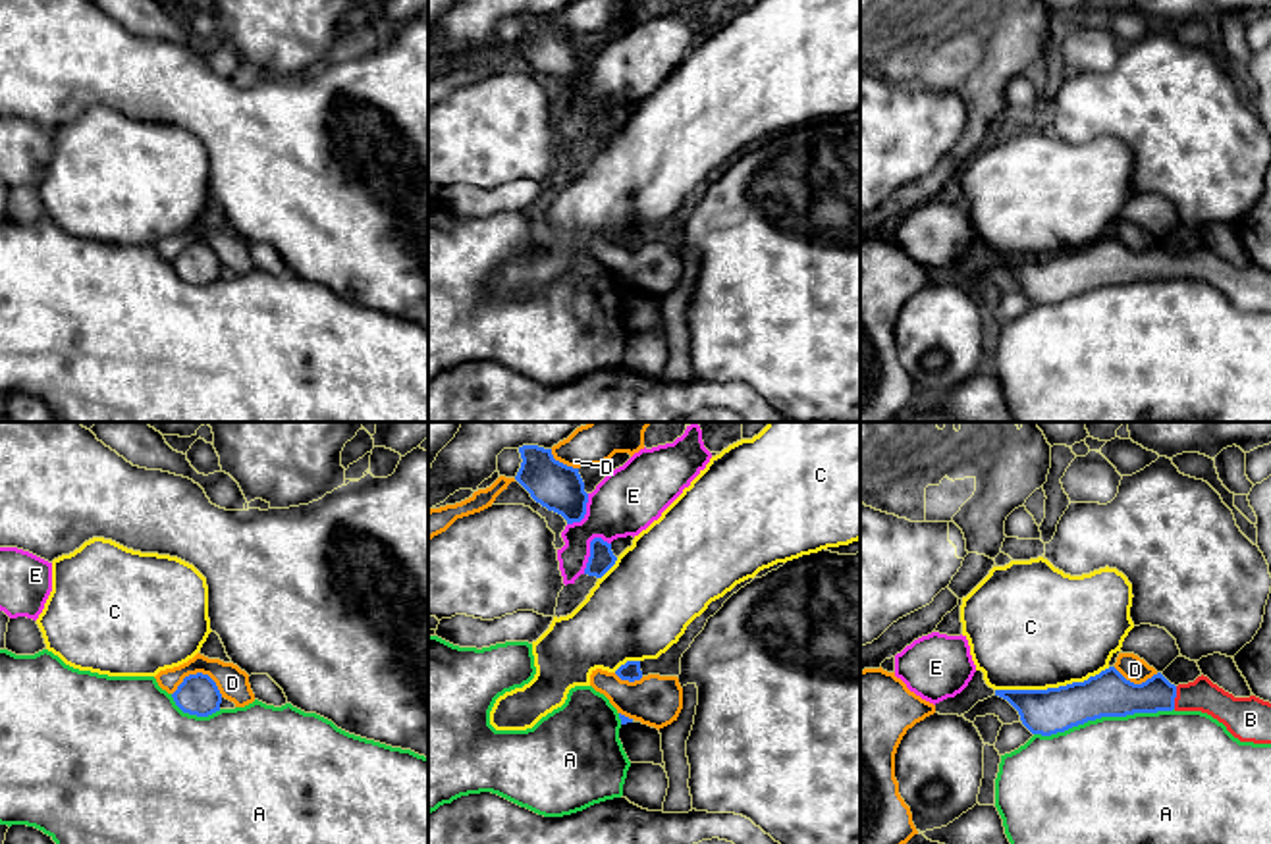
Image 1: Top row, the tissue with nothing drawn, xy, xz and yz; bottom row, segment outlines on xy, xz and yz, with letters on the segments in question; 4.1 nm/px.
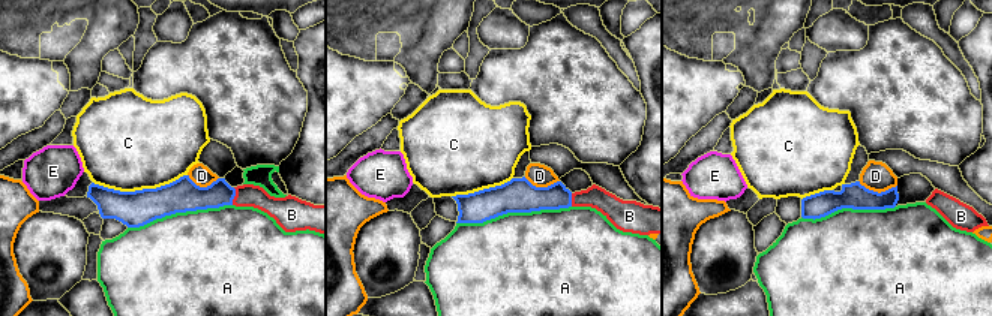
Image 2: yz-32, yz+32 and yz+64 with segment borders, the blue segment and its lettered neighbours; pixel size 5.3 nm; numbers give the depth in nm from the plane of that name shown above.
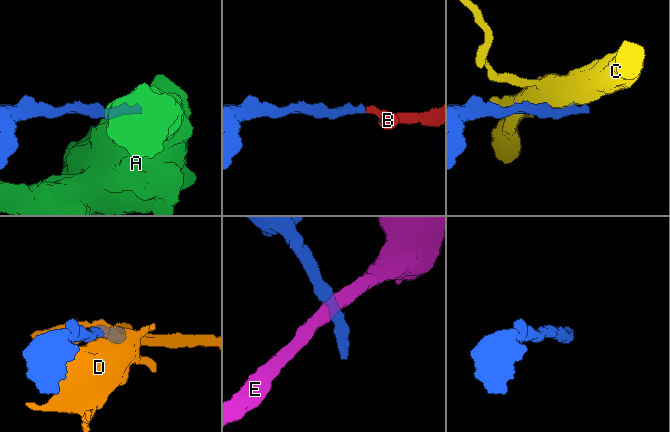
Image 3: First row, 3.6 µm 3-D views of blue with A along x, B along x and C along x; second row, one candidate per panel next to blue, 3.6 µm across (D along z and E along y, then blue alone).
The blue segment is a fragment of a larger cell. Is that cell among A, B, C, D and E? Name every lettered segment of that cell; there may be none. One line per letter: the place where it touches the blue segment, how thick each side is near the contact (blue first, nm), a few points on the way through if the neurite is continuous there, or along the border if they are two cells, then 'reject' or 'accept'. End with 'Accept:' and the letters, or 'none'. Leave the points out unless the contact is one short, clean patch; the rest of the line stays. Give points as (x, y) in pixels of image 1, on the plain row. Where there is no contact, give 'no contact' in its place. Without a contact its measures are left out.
A: contact yz (1104, 284); calibres 190 and 480 nm; reject
B: contact yz (1175, 264); calibres 170 and 140 nm; way yz (1115, 264), (1175, 264), (1202, 263); accept
C: contact yz (1052, 257); calibres 190 and 500 nm; reject
D: contact xy (199, 241); calibres 170 and 130 nm; reject
E: contact xz (591, 116); calibres 100 and 280 nm; border xz (610, 110), (600, 106), (591, 110), (583, 141); reject
Accept: B

